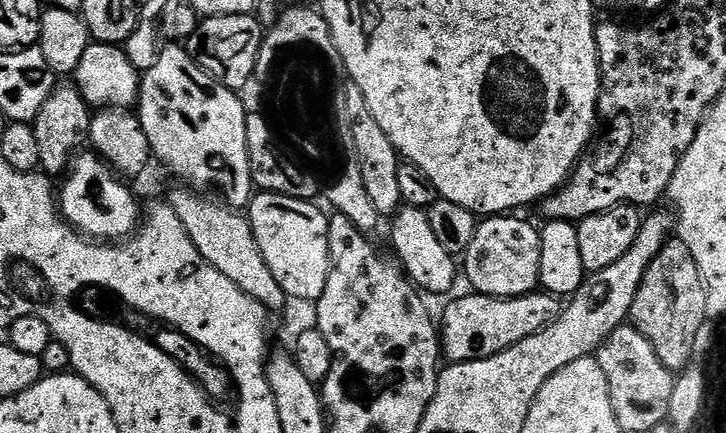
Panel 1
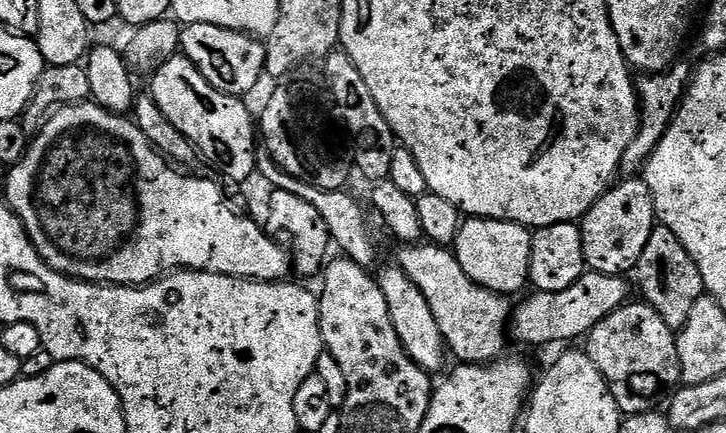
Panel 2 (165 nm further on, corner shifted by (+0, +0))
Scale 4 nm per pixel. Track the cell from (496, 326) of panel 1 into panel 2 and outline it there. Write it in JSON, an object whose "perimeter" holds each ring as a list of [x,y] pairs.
{"perimeter":[[[585,271],[583,276],[566,290],[557,292],[533,291],[529,300],[515,305],[510,316],[510,336],[524,344],[560,344],[563,340],[587,337],[598,322],[602,322],[612,312],[629,303],[629,281],[623,276],[598,274]]]}

